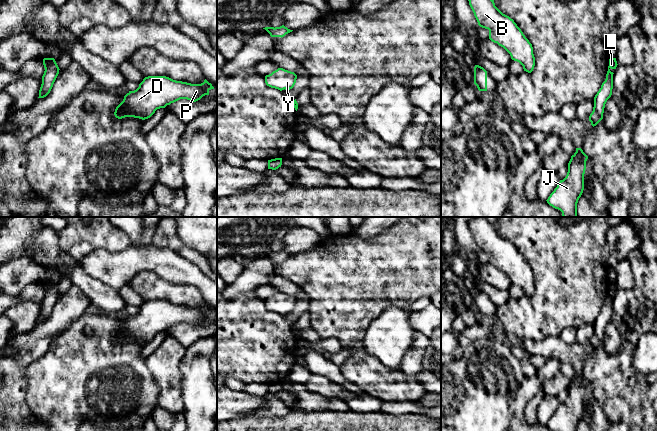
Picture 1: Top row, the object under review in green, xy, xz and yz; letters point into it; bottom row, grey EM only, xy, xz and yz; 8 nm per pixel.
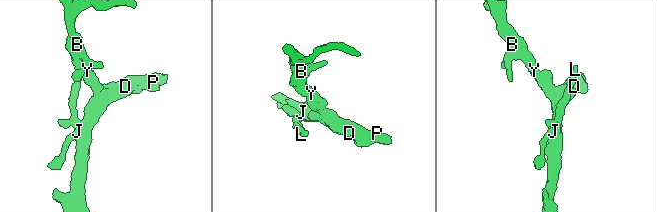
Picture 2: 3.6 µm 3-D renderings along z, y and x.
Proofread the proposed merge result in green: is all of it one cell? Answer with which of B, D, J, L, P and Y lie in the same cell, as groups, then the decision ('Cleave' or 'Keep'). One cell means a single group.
Groups: B D J L P Y. Keep

